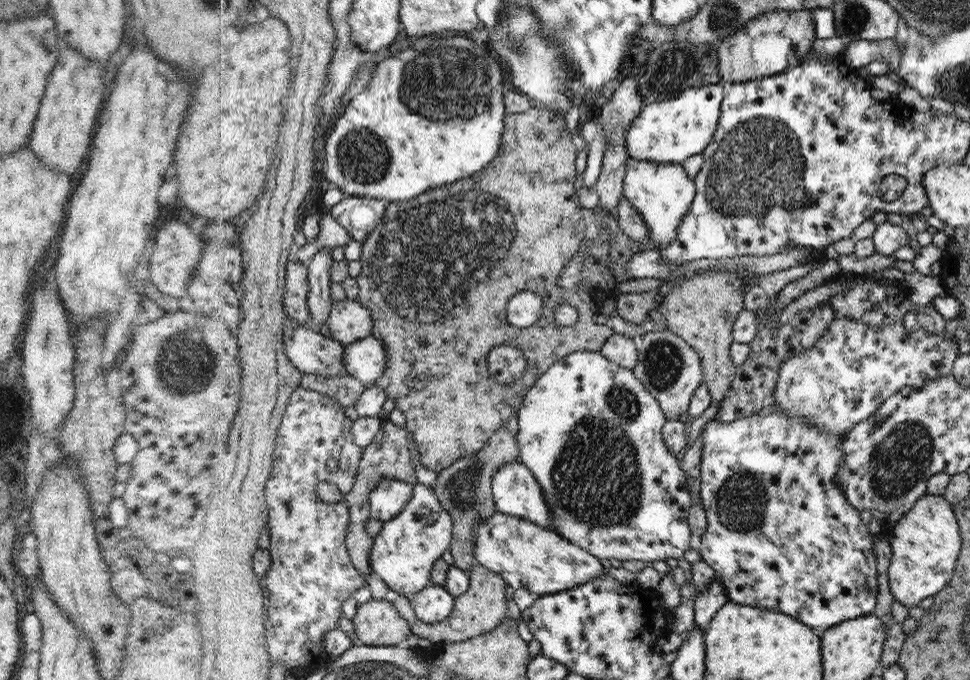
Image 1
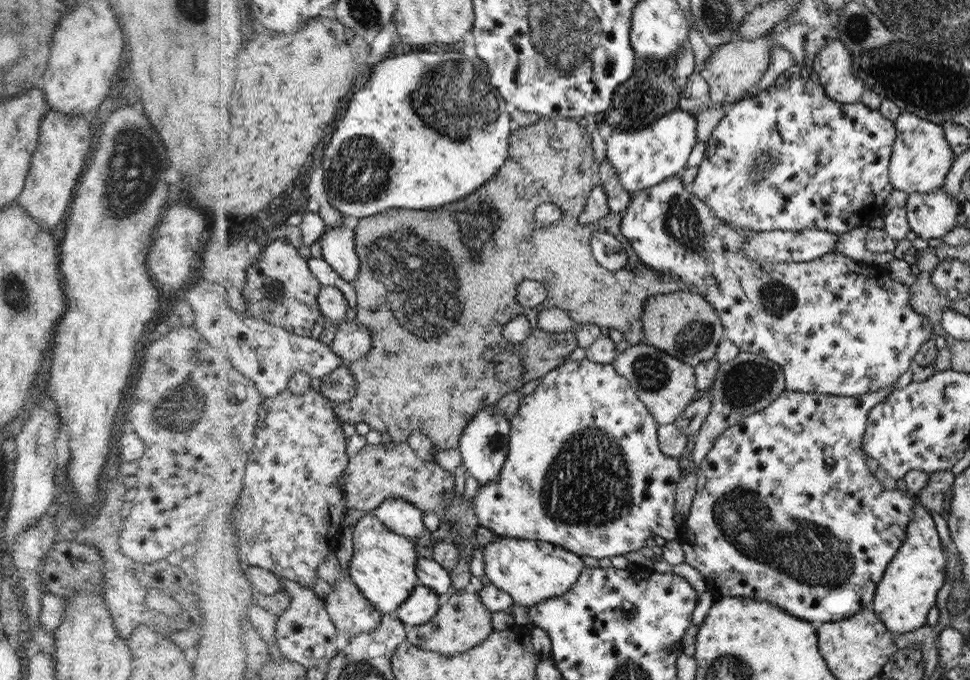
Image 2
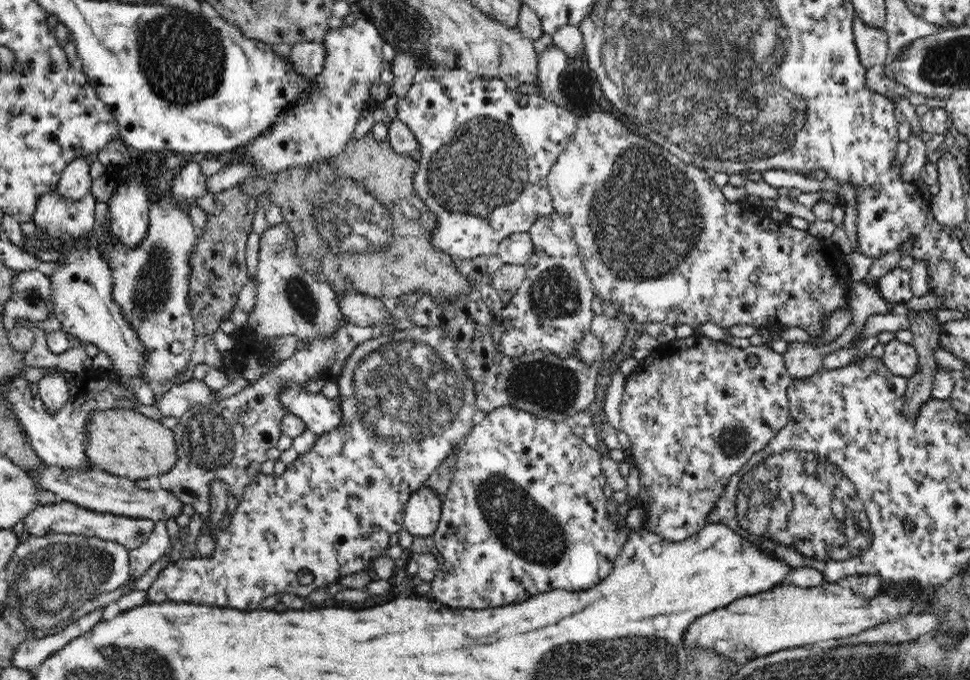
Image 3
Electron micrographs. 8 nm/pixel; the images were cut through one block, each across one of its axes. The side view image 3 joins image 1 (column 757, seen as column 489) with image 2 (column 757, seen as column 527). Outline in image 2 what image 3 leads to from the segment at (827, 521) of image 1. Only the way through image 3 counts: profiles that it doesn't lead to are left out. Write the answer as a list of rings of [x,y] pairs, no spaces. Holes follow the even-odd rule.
[[[896,383],[873,393],[853,397],[785,390],[766,408],[742,419],[716,439],[714,446],[698,465],[696,492],[688,518],[678,534],[678,541],[684,551],[684,562],[702,573],[706,588],[714,588],[724,597],[766,600],[770,604],[786,609],[792,616],[817,624],[846,620],[856,612],[866,609],[866,604],[870,604],[874,598],[876,585],[883,578],[886,567],[902,543],[906,542],[908,526],[915,518],[916,501],[919,501],[915,494],[907,493],[903,486],[899,490],[886,490],[884,486],[878,484],[876,478],[870,474],[864,460],[864,452],[860,448],[864,438],[864,428],[867,428],[866,416],[876,404],[882,404],[892,394],[894,386]]]

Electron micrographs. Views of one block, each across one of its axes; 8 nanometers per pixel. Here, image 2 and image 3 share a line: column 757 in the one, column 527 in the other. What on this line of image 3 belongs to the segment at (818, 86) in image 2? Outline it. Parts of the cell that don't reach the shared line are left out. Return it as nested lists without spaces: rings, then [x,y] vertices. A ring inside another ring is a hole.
[[[428,67],[428,70],[416,71],[410,90],[406,92],[404,98],[398,100],[396,109],[396,118],[409,125],[410,130],[414,132],[421,143],[421,150],[416,156],[418,172],[414,176],[413,185],[417,195],[425,202],[428,209],[438,216],[438,221],[441,222],[440,227],[433,233],[433,245],[437,249],[449,253],[454,258],[460,257],[466,260],[476,256],[498,255],[498,247],[502,240],[515,233],[529,233],[530,226],[538,218],[555,213],[550,190],[547,187],[547,178],[558,155],[565,149],[574,130],[576,130],[577,116],[573,112],[542,98],[534,91],[520,95],[516,89],[509,89],[504,79],[480,77],[464,69],[449,69],[448,67],[439,67],[434,70]]]

